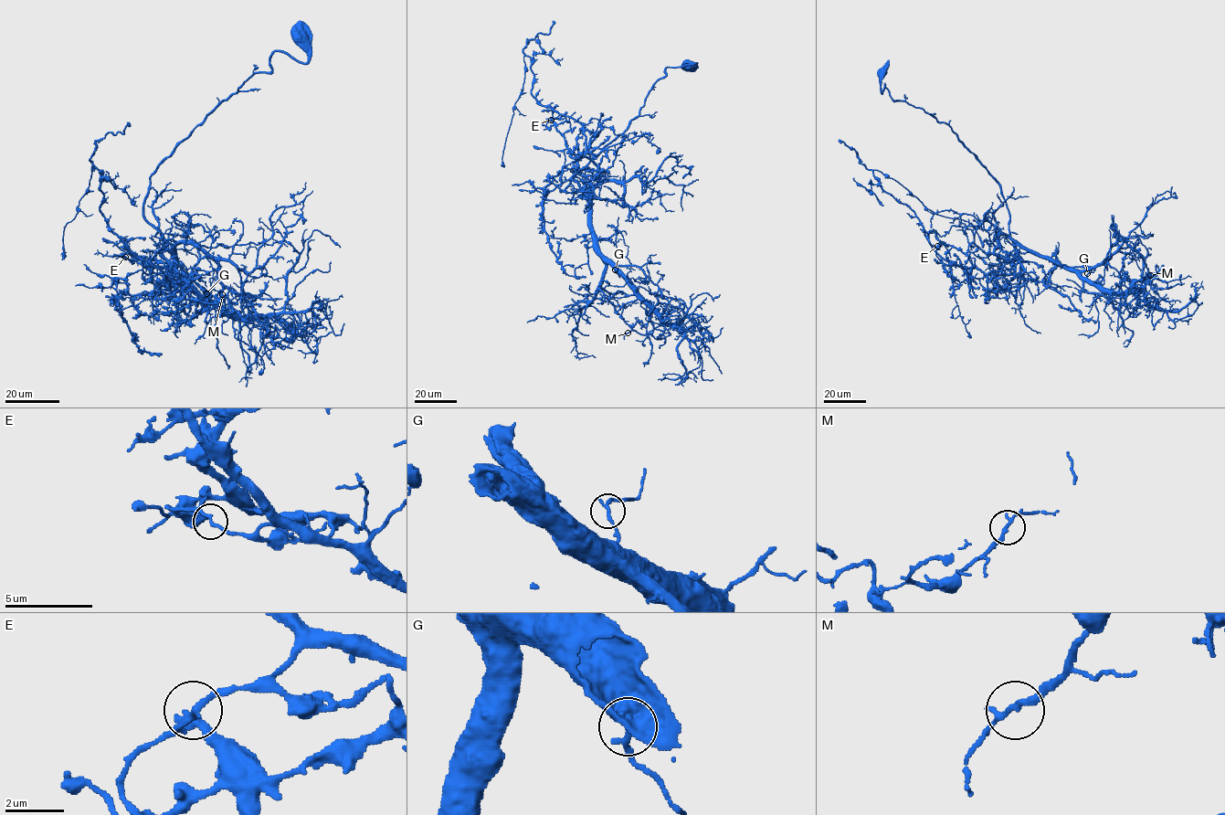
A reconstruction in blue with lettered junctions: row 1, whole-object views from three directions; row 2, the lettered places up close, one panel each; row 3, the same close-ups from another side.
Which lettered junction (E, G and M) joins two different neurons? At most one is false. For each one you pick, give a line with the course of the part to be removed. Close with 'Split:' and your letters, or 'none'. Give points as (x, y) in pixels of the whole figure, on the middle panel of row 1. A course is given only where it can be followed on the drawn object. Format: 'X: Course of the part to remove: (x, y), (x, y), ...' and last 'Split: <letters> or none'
E: Course of the part to remove: (552, 120), (559, 114), (532, 94), (531, 58), (524, 55), (524, 82), (513, 107), (501, 165)
Split: E

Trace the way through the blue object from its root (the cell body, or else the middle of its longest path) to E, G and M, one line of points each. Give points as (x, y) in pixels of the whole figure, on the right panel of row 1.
E: (882, 72), (881, 92), (884, 83), (893, 100), (945, 122), (999, 185), (1016, 244), (997, 274), (937, 246)
G: (882, 72), (881, 92), (884, 83), (893, 100), (945, 122), (999, 185), (1013, 239), (1082, 277), (1087, 273)
M: (882, 72), (881, 92), (945, 122), (999, 185), (1025, 248), (1116, 291), (1150, 275)

